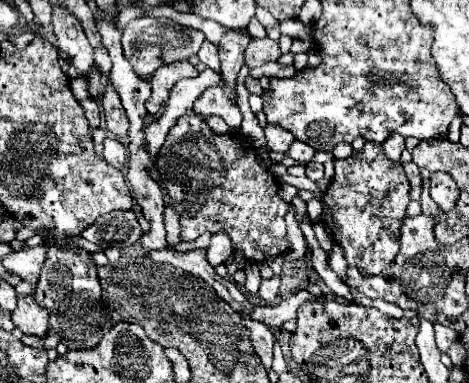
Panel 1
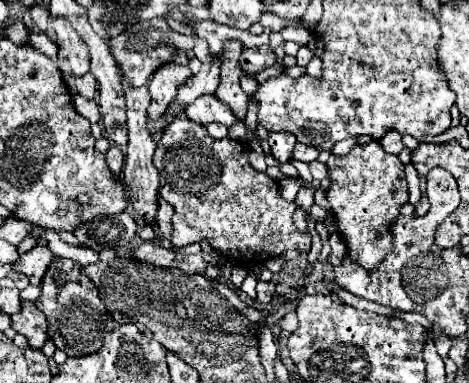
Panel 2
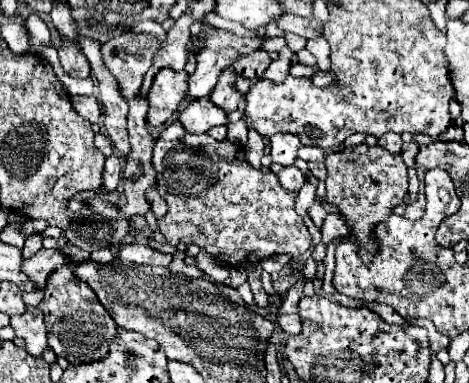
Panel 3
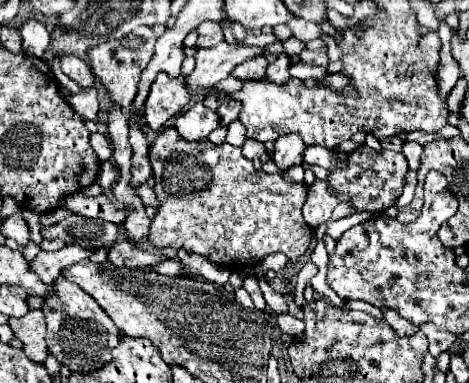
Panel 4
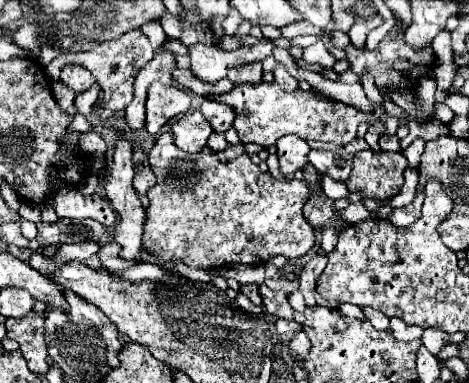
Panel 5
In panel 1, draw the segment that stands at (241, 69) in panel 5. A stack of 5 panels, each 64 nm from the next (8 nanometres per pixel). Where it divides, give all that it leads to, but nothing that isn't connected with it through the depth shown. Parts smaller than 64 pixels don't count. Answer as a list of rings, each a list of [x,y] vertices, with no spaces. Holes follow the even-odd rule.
[[[262,38],[262,40],[252,40],[246,48],[246,54],[244,54],[244,62],[248,68],[256,68],[256,66],[262,66],[264,62],[270,62],[270,60],[278,60],[280,58],[280,42],[278,40],[272,40],[272,38]]]

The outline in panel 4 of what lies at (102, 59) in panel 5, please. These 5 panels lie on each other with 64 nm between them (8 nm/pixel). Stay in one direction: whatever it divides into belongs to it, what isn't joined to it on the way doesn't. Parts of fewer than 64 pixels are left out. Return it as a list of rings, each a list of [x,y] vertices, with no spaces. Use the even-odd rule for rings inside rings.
[[[140,26],[140,28],[132,30],[128,36],[98,44],[88,52],[94,74],[100,78],[100,82],[104,84],[104,88],[108,90],[112,100],[116,100],[116,104],[130,108],[130,104],[138,92],[140,74],[148,66],[148,62],[154,54],[154,46],[156,46],[156,34],[154,34],[152,26]]]

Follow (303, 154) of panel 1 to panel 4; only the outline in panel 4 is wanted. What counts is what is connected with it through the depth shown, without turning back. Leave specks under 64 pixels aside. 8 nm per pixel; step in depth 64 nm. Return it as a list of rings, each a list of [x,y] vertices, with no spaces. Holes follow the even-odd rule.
[[[308,146],[306,150],[304,150],[304,162],[308,162],[308,164],[318,164],[318,166],[322,166],[322,168],[334,168],[334,158],[338,158],[338,154],[332,154],[330,150],[326,150],[326,148],[320,148],[320,146]]]

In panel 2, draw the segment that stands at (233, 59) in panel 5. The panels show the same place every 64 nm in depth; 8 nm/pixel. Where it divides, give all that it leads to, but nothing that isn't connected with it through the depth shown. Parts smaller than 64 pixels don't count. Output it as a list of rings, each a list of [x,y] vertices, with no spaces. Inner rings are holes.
[[[218,56],[218,64],[214,64],[214,66],[202,64],[202,70],[198,74],[190,76],[184,84],[178,86],[178,90],[176,90],[176,102],[186,108],[198,96],[216,92],[216,88],[218,88],[218,72],[220,72],[220,56]]]

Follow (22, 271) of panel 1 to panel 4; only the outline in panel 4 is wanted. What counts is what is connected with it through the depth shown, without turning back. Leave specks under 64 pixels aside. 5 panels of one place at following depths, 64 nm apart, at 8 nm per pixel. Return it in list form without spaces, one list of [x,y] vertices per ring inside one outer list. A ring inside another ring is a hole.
[[[67,244],[58,252],[40,250],[38,256],[30,262],[30,270],[38,274],[38,278],[44,284],[52,284],[62,270],[66,270],[76,262],[88,259],[91,252],[92,250],[84,250],[77,244]]]

